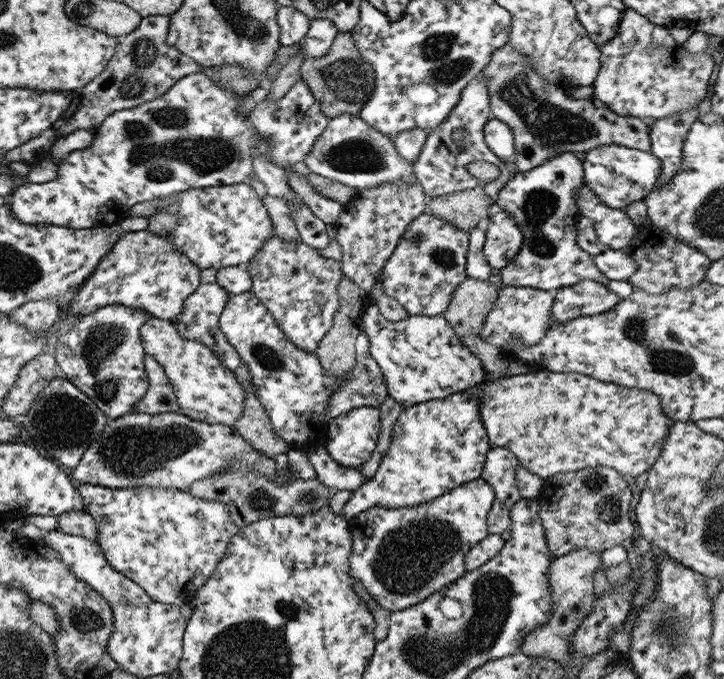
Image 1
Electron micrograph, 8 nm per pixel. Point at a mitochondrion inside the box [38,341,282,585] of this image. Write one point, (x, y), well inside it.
(133, 452)

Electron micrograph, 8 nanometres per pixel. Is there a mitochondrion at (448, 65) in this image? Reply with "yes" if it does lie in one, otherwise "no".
yes

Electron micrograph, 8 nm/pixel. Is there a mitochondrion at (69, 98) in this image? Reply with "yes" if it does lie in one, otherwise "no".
no

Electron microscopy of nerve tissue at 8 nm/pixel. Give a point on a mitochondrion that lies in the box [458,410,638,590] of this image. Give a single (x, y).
(609, 505)

